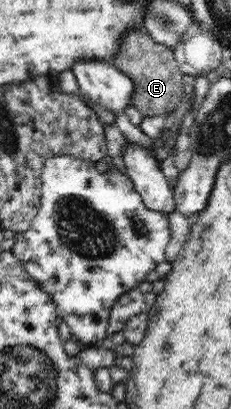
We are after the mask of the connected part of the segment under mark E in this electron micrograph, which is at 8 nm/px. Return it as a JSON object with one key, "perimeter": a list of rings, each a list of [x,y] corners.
{"perimeter":[[[132,31],[126,33],[121,42],[120,51],[111,65],[116,66],[130,79],[134,80],[136,91],[132,95],[132,103],[145,117],[164,117],[178,107],[183,95],[183,76],[174,59],[173,49],[154,41],[148,33]]]}

